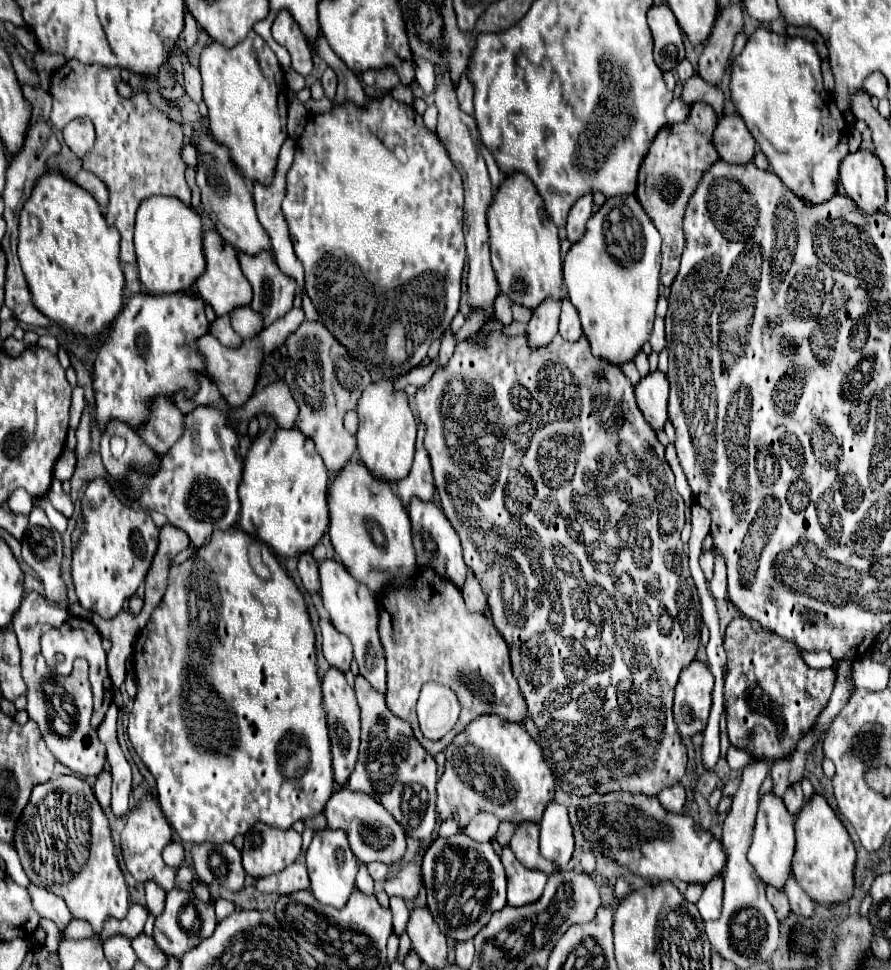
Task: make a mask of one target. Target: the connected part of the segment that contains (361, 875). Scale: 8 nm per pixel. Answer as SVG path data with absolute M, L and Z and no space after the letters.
M364 864L358 866L358 876L356 876L356 888L360 888L360 892L368 894L368 896L374 896L374 880L370 878L368 870Z

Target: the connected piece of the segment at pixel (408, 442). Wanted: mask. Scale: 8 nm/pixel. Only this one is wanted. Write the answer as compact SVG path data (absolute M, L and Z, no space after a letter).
M380 380L364 390L356 412L358 412L356 444L360 462L368 468L368 472L382 482L396 482L408 476L416 442L416 418L412 414L408 396L402 390L396 392L390 380Z

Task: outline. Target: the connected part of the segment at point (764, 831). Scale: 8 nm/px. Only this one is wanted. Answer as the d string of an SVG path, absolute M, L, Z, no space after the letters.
M766 794L760 800L752 846L748 850L748 860L764 884L782 892L784 884L788 882L788 876L792 874L792 856L794 856L794 816L786 812L782 798Z

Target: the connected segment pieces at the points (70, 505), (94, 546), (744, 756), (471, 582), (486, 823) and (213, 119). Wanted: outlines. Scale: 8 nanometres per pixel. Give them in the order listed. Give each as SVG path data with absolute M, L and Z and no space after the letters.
M56 478L52 480L52 488L48 490L48 498L50 498L52 506L54 506L58 512L62 512L68 520L74 516L74 502L72 502L72 498L62 490L62 486L60 486L60 482L58 482Z
M102 478L92 480L84 488L80 510L84 516L84 532L72 548L72 586L86 610L96 612L104 620L112 620L122 610L124 600L144 580L158 548L158 528L146 510L124 504Z
M730 746L727 755L727 763L732 769L741 770L747 763L750 763L754 760L754 757L746 750L740 750L734 746Z
M470 574L468 580L466 580L466 586L462 588L462 596L464 596L464 602L468 606L470 612L476 612L476 614L484 614L488 604L486 604L486 596L478 584L478 580Z
M478 812L464 828L464 834L468 834L476 842L490 842L492 834L496 832L500 820L488 812Z
M250 32L248 40L226 50L212 42L200 54L200 72L204 80L204 102L208 106L210 136L228 148L240 174L252 182L268 186L274 176L278 152L288 138L286 132L286 86L284 72L264 40Z

